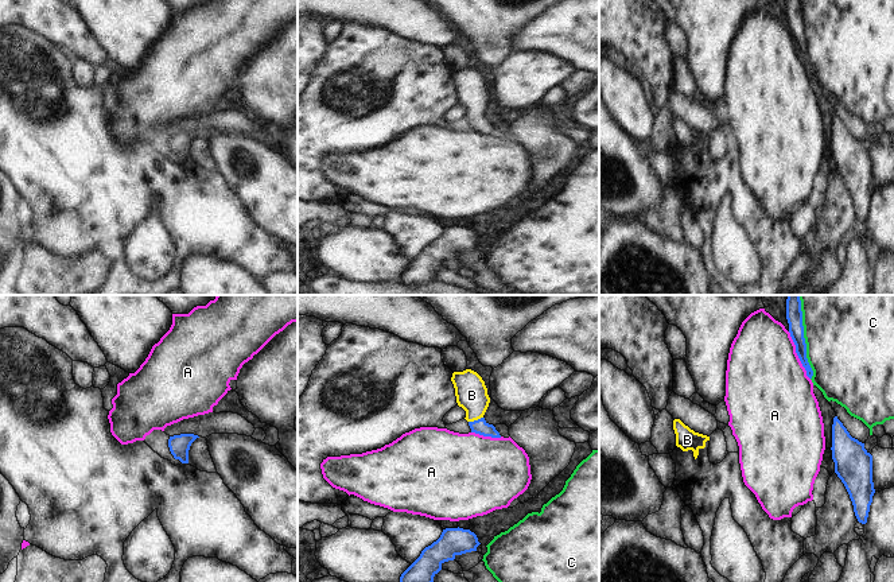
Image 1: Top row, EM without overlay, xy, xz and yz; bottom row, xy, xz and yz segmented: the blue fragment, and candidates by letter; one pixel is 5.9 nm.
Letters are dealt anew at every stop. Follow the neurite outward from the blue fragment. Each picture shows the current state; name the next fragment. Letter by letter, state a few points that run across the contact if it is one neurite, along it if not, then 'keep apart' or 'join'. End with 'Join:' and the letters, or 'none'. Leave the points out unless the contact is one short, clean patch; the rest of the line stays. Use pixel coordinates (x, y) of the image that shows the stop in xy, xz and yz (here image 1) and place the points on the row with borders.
A: keep apart
B: line xz (479, 426), (475, 421), (474, 399), (471, 395); join
C: keep apart
Join: B

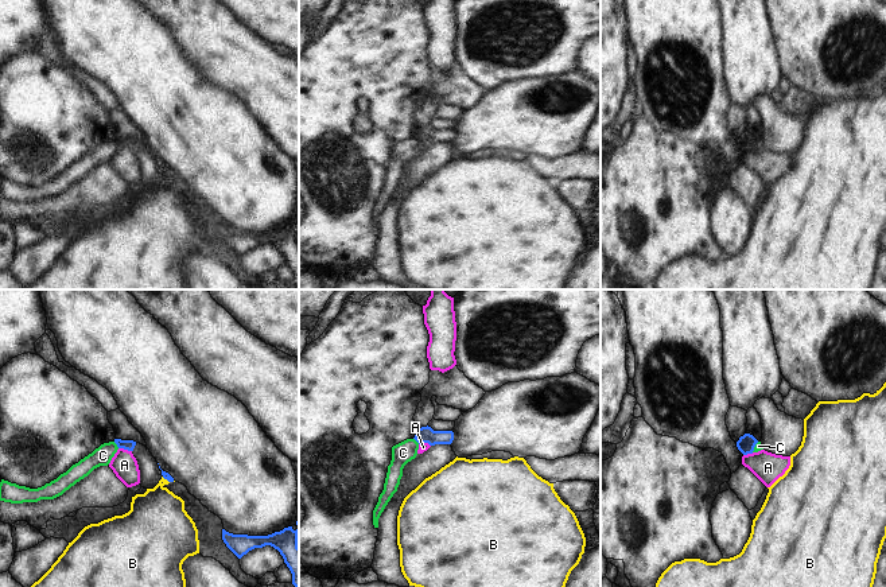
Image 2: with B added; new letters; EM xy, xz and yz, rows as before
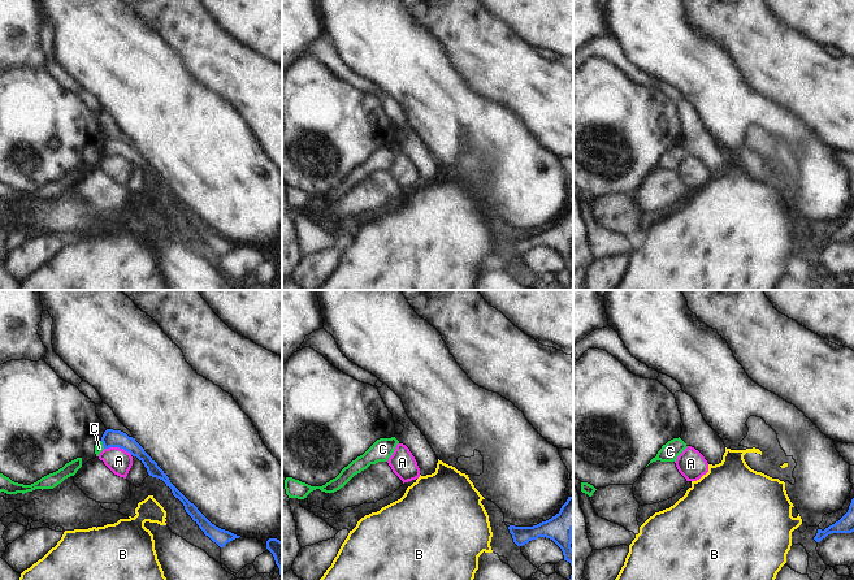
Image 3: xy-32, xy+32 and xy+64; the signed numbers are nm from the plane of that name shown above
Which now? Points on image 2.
A: line xy (119, 447), (131, 451); keep apart
B: keep apart
C: line xy (113, 442), (119, 447); keep apart
Join: none

